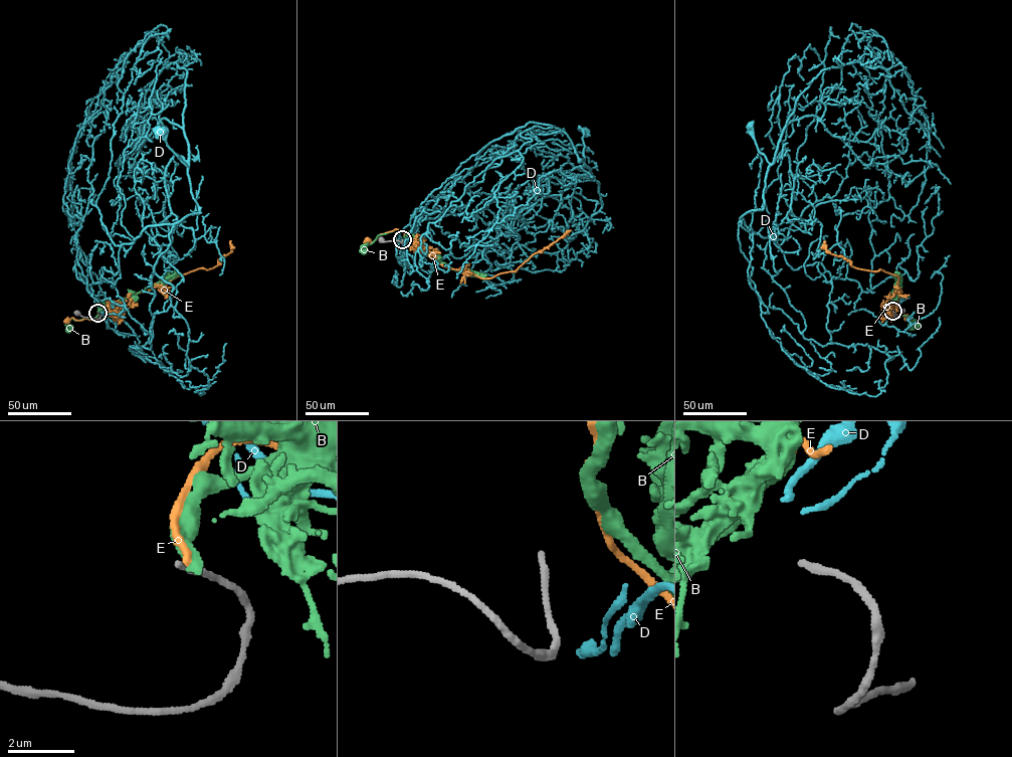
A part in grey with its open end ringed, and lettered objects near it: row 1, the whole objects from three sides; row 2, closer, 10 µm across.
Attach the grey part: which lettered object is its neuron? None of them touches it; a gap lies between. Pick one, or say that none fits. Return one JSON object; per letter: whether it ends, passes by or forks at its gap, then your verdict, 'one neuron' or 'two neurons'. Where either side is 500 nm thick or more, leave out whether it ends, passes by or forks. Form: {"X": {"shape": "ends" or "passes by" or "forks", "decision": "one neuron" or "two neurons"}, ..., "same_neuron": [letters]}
{"B": {"shape": "passes by", "decision": "two neurons"}, "D": {"shape": "ends", "decision": "two neurons"}, "E": {"shape": "passes by", "decision": "two neurons"}, "same_neuron": []}

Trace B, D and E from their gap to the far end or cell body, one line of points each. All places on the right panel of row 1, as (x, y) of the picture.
B: (889, 309), (883, 317), (907, 316), (917, 325)
D: (892, 309), (882, 325), (856, 311), (857, 281), (794, 269), (739, 218), (763, 208), (770, 164), (750, 128)
E: (889, 309), (882, 318), (905, 315), (905, 318)

